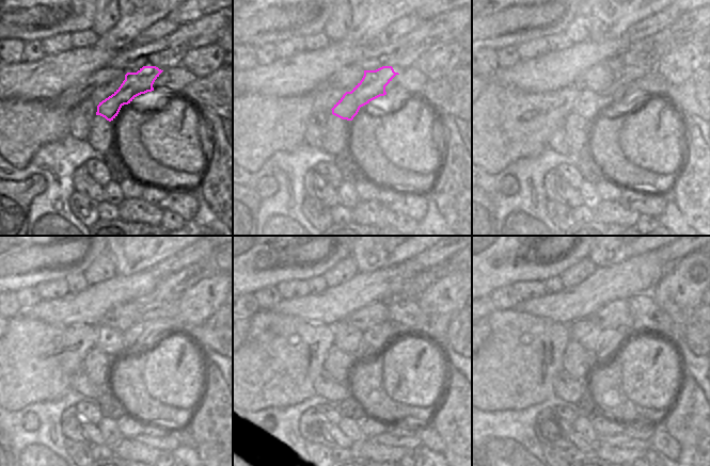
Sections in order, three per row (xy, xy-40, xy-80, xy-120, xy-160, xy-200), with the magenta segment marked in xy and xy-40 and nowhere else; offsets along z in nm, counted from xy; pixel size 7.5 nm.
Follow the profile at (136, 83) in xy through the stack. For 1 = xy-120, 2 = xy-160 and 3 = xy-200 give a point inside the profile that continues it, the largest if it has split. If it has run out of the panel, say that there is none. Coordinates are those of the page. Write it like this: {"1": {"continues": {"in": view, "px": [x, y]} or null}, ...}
{"1": {"continues": {"in": "xy-120", "px": [109, 340]}}, "2": {"continues": {"in": "xy-160", "px": [347, 337]}}, "3": {"continues": {"in": "xy-200", "px": [586, 332]}}}

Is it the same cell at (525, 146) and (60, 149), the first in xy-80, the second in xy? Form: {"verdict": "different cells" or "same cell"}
{"verdict": "different cells"}

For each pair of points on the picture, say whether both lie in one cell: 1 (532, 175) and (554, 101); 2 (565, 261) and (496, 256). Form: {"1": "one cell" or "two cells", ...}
{"1": "two cells", "2": "one cell"}

